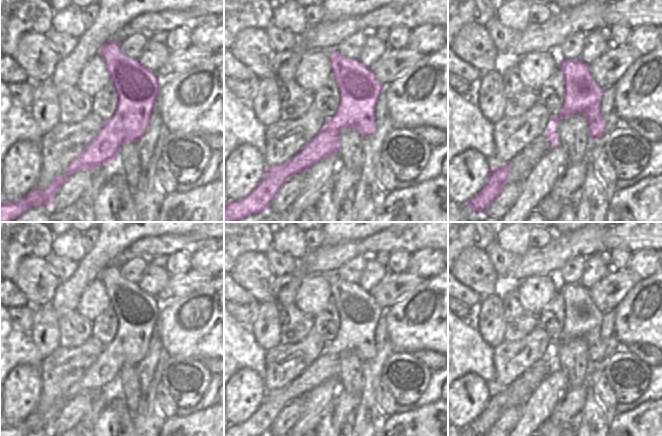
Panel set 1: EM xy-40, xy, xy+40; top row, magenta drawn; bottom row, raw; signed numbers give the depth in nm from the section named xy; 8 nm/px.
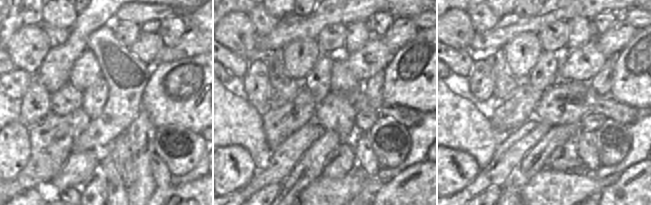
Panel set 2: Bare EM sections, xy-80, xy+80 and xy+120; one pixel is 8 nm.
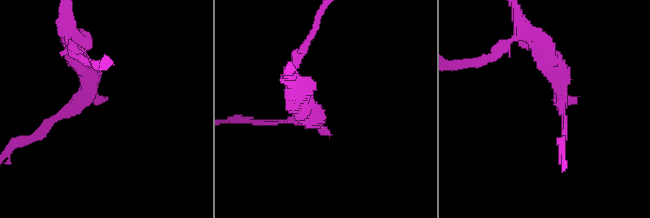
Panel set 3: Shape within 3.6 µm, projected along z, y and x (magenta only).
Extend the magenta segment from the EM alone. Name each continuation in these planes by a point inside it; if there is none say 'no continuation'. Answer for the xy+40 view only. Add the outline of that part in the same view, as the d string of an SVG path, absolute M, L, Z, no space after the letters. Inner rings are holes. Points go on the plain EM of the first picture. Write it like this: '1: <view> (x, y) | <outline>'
no continuation

